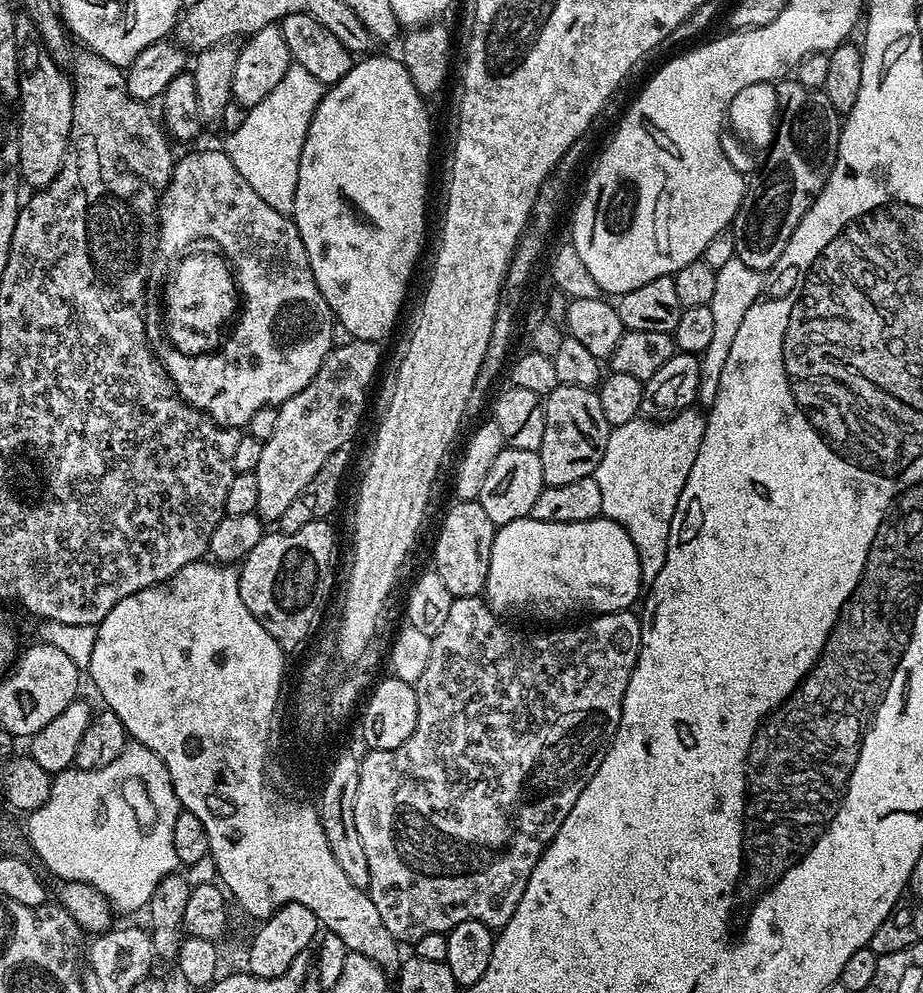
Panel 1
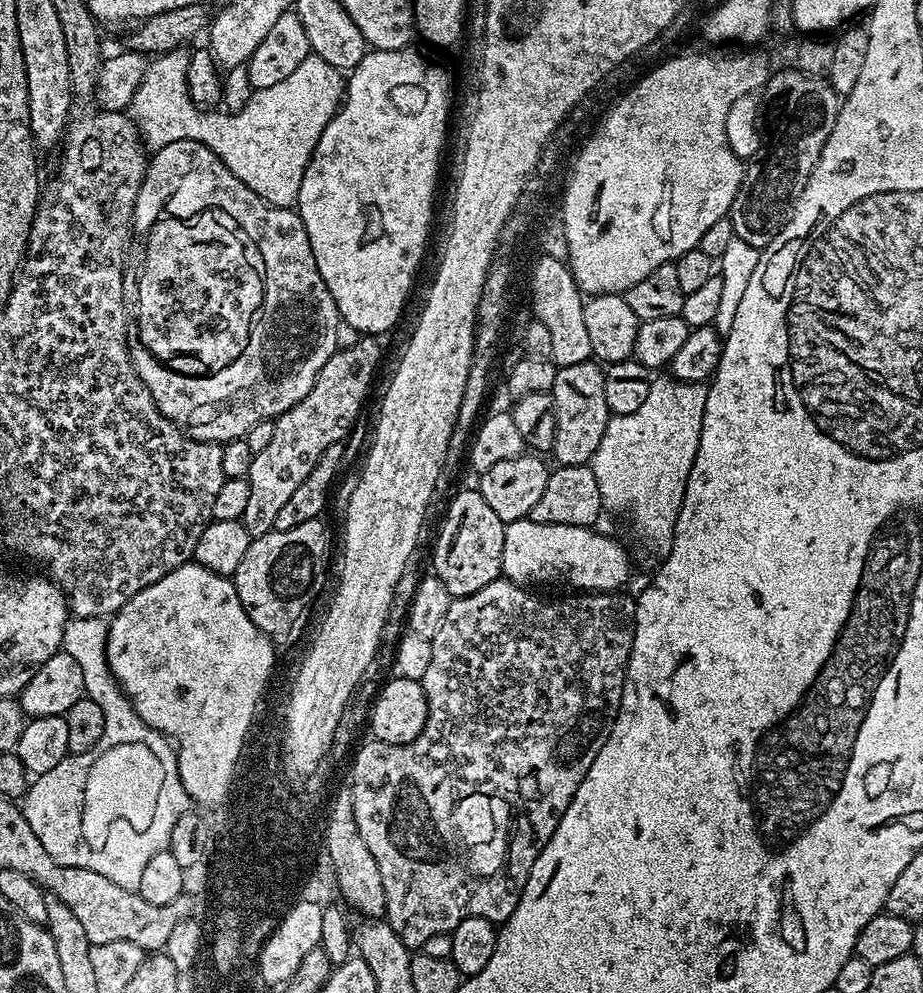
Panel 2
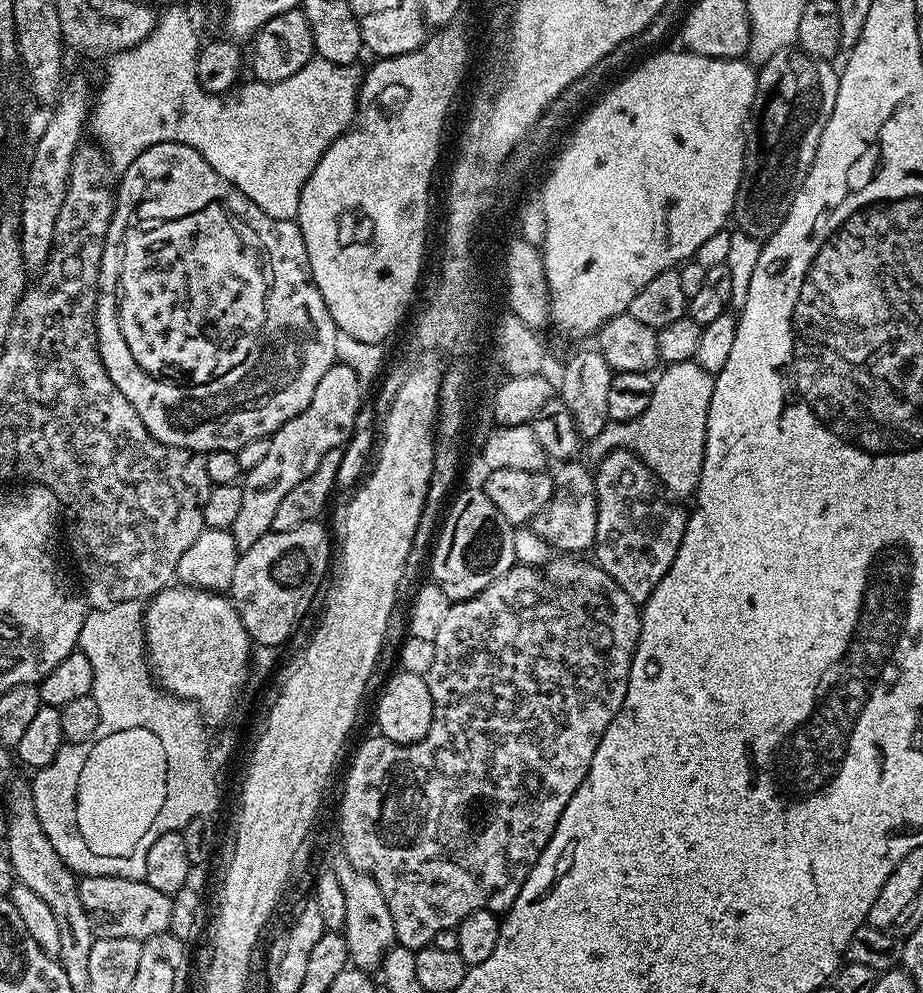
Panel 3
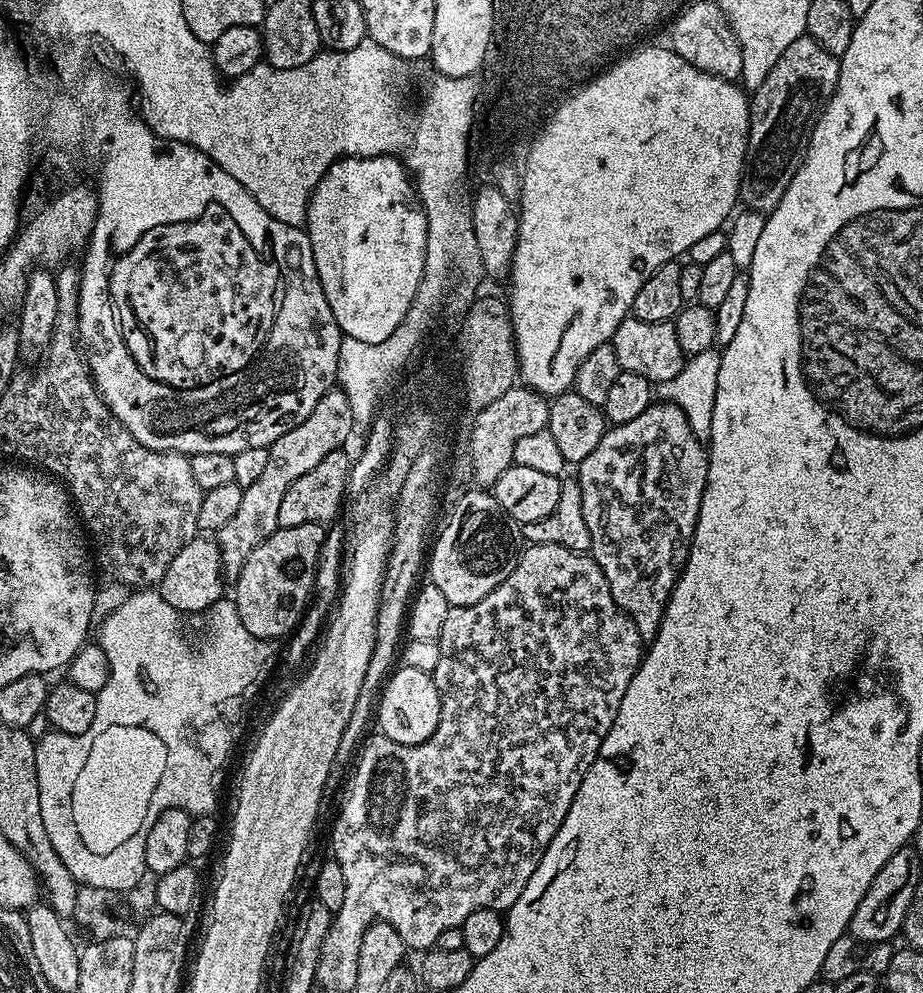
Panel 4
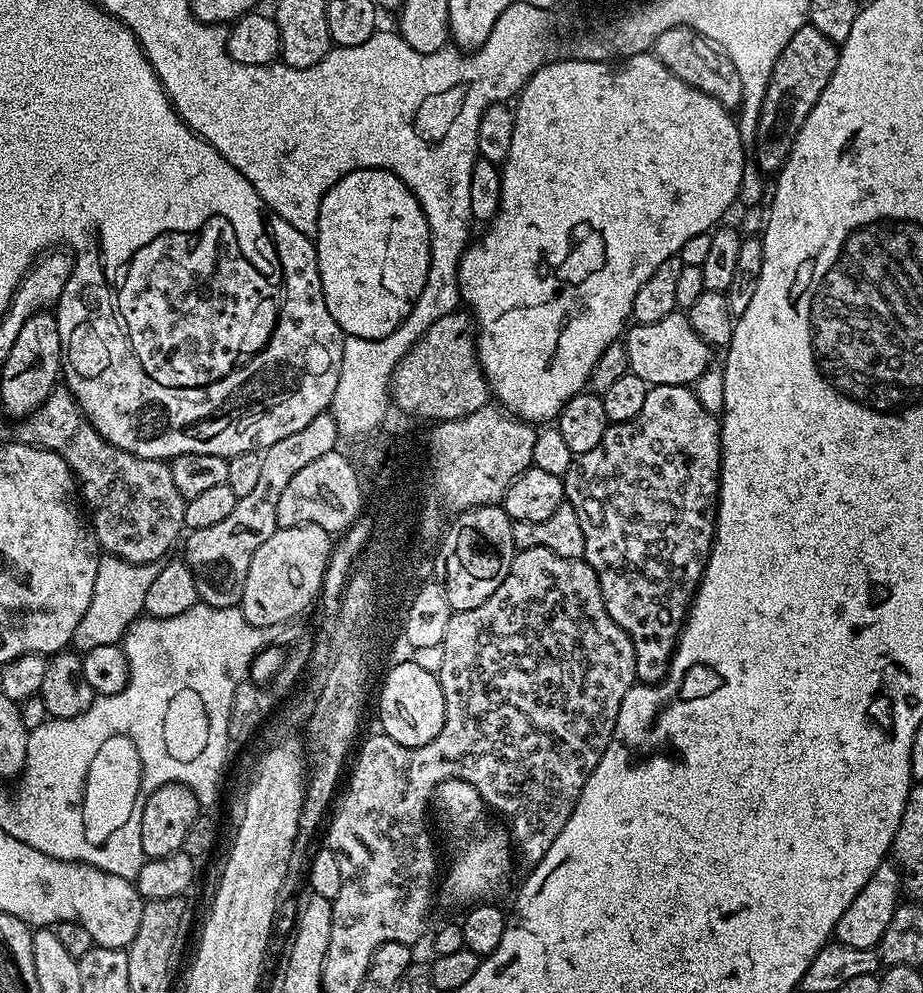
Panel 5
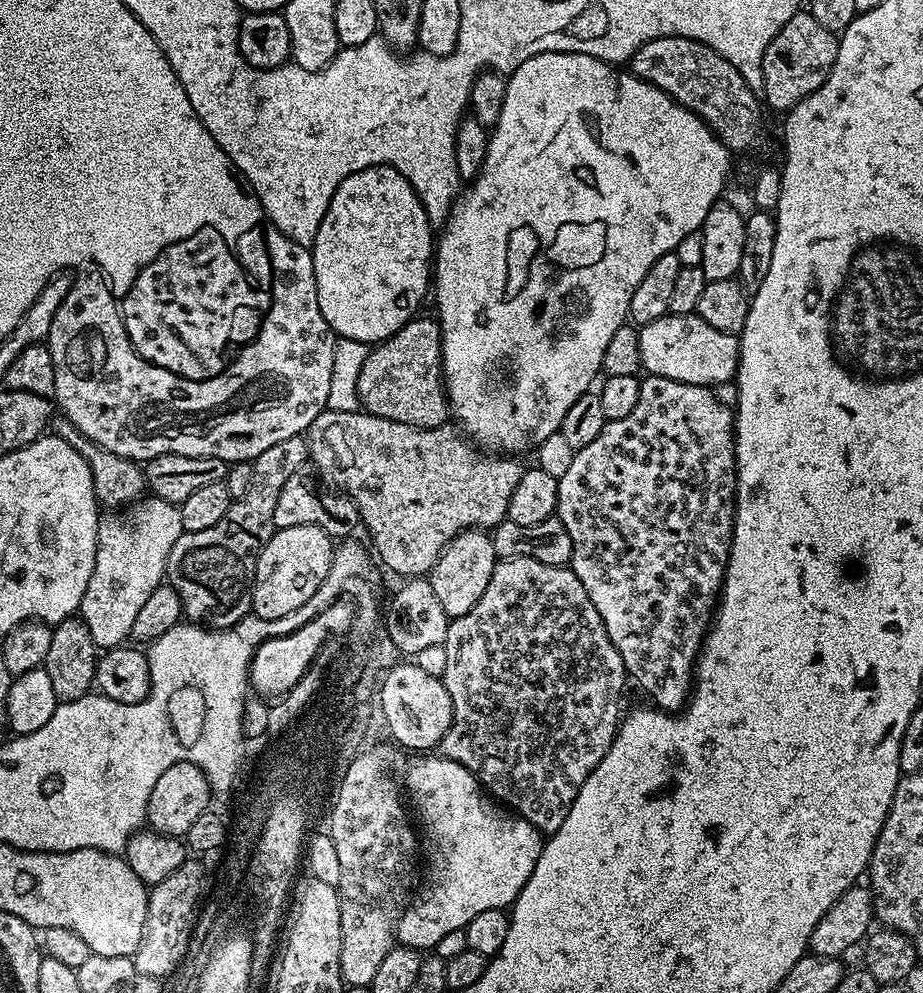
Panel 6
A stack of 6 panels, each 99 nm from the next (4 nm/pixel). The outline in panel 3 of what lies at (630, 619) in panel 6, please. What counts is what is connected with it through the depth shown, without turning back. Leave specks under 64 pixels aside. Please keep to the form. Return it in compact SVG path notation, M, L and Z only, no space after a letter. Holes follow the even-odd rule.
M610 451L594 468L594 491L598 506L594 560L603 572L610 574L610 578L614 578L614 582L618 582L618 586L622 586L622 590L626 590L626 594L630 594L630 598L637 602L648 600L654 586L658 586L658 582L662 582L670 570L678 554L682 534L688 525L688 512L680 509L679 503L667 504L658 493L652 492L652 484L654 485L654 475L651 469L634 452Z

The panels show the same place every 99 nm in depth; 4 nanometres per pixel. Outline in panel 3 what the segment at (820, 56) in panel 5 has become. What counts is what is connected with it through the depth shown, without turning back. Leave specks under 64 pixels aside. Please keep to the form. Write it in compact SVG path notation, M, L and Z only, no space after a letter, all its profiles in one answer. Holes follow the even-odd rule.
M796 46L778 50L774 58L759 65L744 173L731 215L735 227L750 238L769 240L782 226L814 162L818 138L822 138L822 130L830 122L834 98L838 98L840 72L832 67L829 61L814 58Z

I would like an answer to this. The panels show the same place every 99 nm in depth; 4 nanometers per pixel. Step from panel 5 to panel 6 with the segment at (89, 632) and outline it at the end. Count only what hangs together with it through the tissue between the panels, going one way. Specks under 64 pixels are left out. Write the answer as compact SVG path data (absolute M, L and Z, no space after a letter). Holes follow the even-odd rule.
M149 497L135 503L128 511L128 516L101 519L99 534L96 540L94 571L87 583L83 601L80 603L80 618L90 630L91 637L99 649L123 645L131 635L134 620L142 605L150 598L158 585L163 583L166 576L169 552L174 542L184 532L179 507L164 499Z

